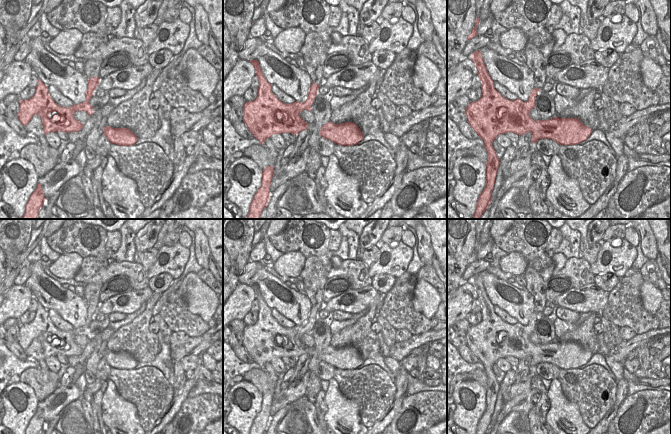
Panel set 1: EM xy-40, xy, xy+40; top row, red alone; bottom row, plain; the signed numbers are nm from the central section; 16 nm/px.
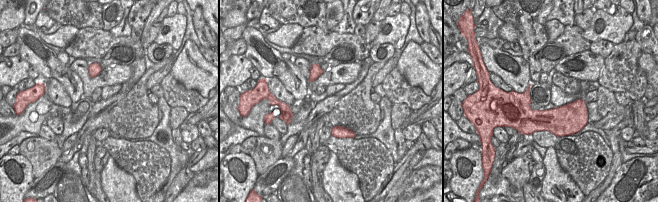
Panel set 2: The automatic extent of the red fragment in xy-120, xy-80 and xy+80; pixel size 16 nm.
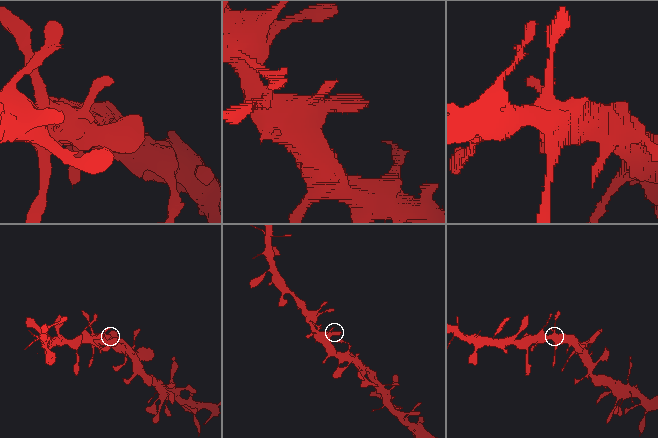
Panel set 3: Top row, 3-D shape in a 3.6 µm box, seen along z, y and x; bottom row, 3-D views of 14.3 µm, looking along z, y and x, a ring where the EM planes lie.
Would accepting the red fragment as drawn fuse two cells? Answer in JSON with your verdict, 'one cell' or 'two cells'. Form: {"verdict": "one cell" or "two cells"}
{"verdict": "one cell"}

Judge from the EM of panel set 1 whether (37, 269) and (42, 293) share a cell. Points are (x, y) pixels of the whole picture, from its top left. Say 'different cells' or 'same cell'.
same cell

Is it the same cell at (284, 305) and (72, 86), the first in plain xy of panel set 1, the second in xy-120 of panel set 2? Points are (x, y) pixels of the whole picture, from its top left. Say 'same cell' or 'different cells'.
same cell

